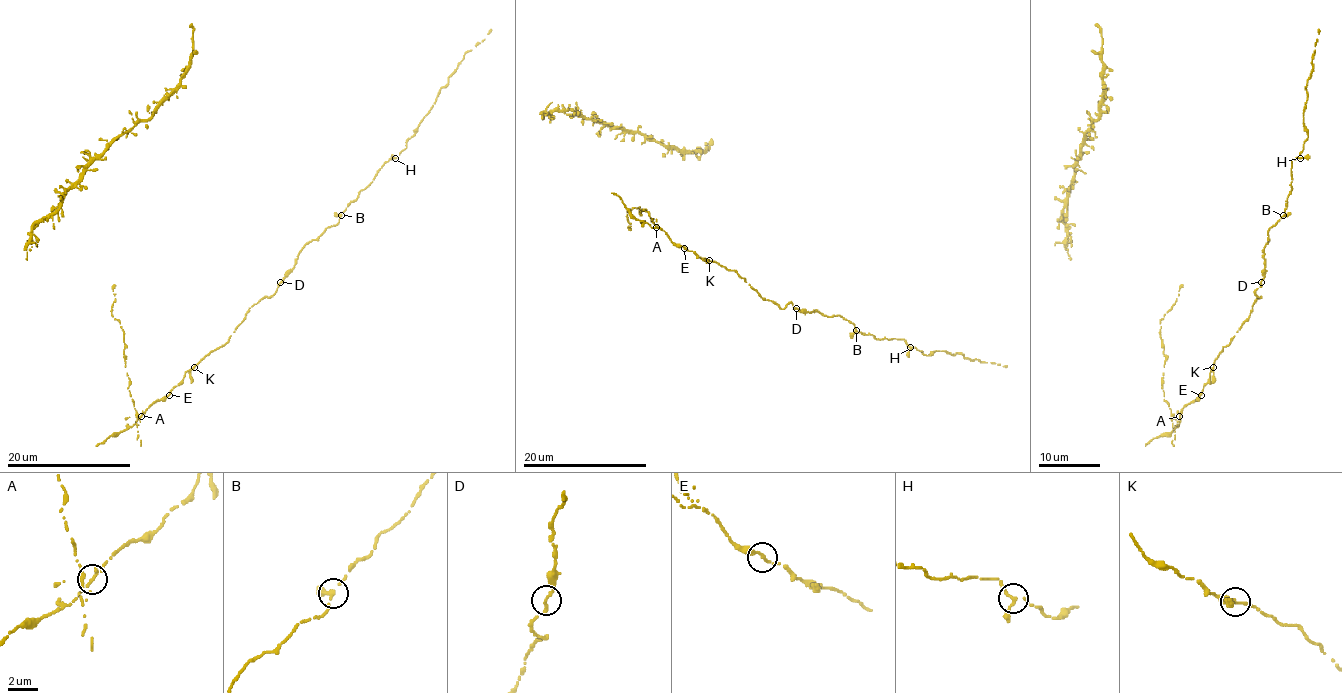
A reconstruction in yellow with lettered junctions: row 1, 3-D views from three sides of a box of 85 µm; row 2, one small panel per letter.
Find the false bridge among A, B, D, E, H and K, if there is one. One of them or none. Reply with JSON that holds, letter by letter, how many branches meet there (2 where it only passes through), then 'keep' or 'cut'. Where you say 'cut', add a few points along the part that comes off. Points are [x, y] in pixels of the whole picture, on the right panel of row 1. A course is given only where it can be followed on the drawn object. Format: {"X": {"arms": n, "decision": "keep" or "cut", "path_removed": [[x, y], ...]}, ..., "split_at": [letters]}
{"A": {"arms": 3, "decision": "cut", "path_removed": [[1179, 416], [1173, 424], [1171, 410], [1163, 399], [1165, 355], [1160, 320], [1176, 302], [1182, 285]]}, "B": {"arms": 3, "decision": "keep"}, "D": {"arms": 2, "decision": "keep"}, "E": {"arms": 2, "decision": "keep"}, "H": {"arms": 3, "decision": "keep"}, "K": {"arms": 3, "decision": "keep"}, "split_at": ["A"]}

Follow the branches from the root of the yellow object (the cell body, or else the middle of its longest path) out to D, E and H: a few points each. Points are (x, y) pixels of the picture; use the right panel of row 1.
D: (1182, 410), (1199, 396), (1210, 379), (1214, 359), (1261, 297), (1255, 293), (1261, 282)
E: (1182, 410), (1201, 395)
H: (1182, 410), (1261, 297), (1267, 231), (1284, 214), (1300, 158)

